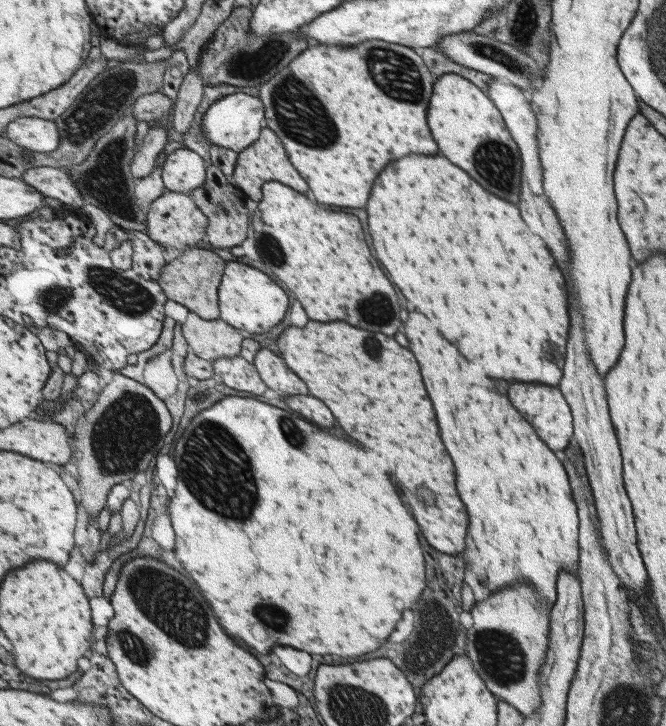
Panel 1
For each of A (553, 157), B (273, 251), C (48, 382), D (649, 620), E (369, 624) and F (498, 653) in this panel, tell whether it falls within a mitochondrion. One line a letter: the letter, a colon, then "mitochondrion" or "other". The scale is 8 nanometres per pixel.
A: other
B: mitochondrion
C: other
D: other
E: other
F: mitochondrion

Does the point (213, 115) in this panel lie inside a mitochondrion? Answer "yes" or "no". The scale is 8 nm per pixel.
no

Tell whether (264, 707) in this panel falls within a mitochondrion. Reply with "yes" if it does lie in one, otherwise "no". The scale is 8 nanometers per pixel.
yes

